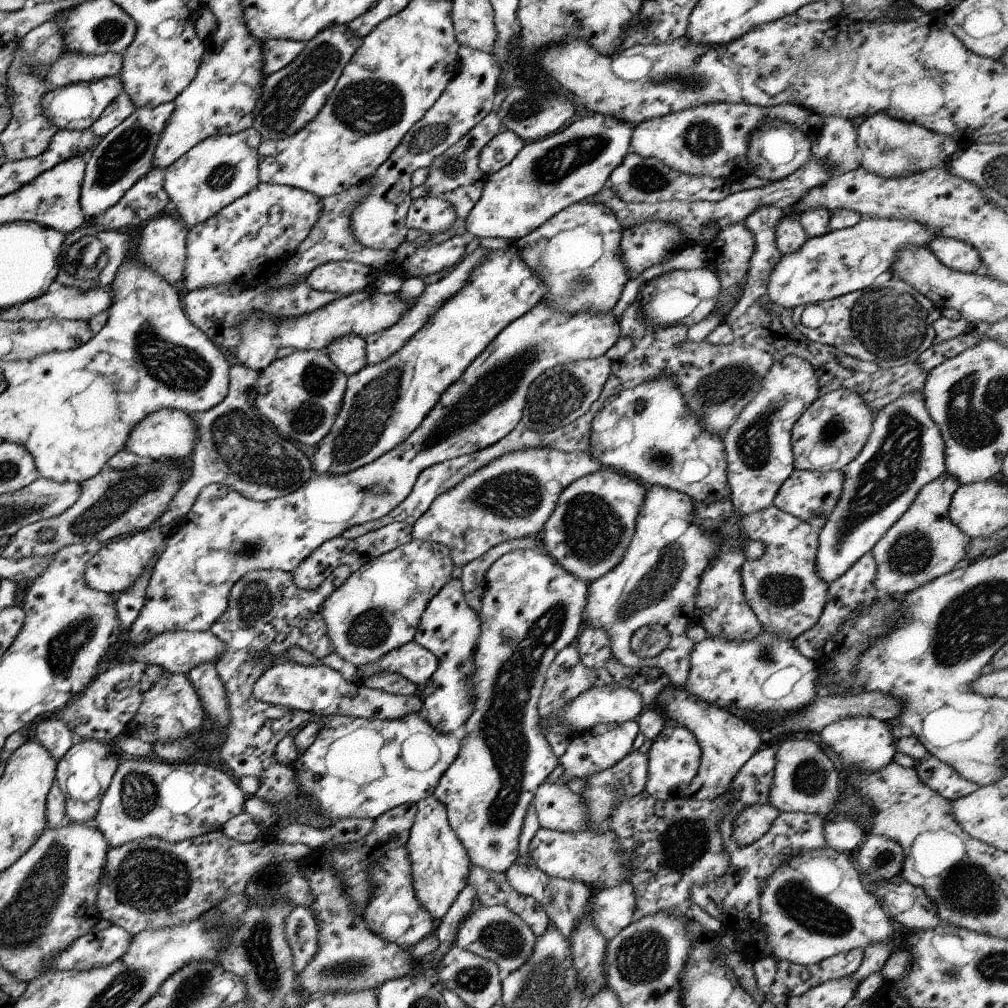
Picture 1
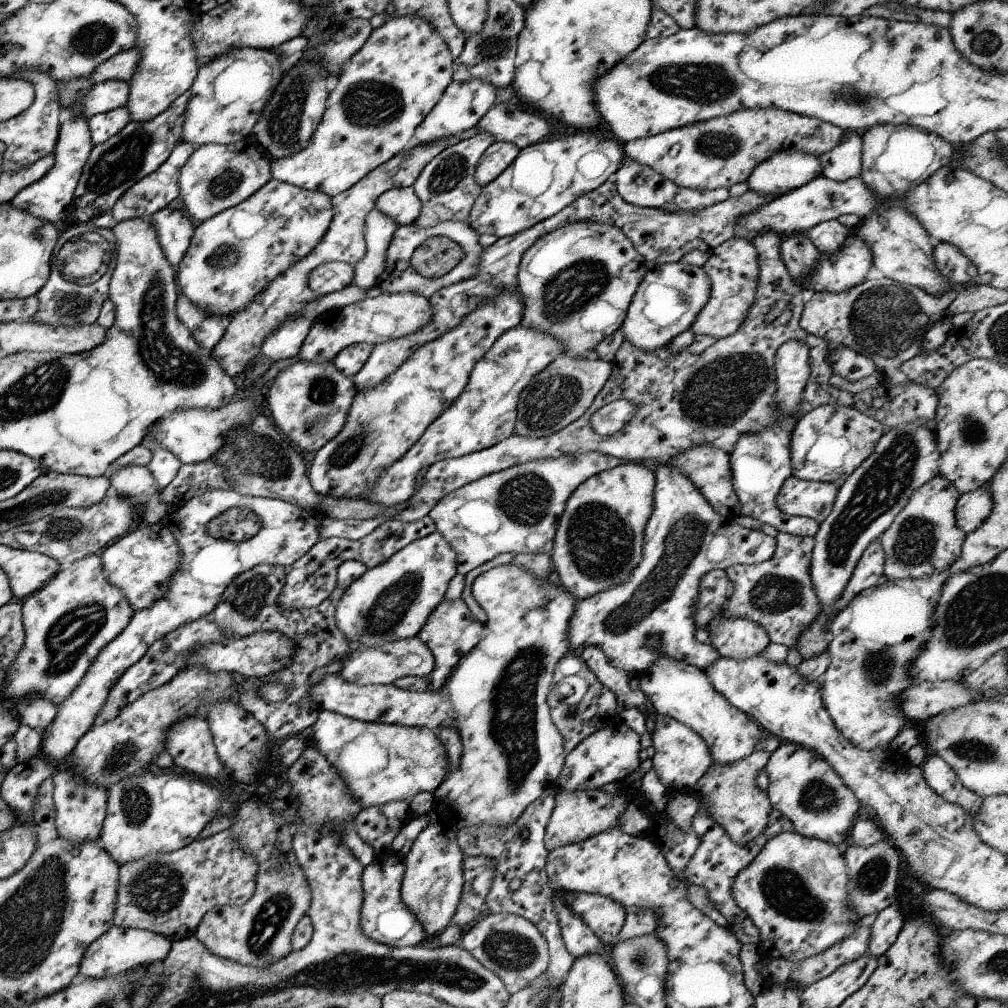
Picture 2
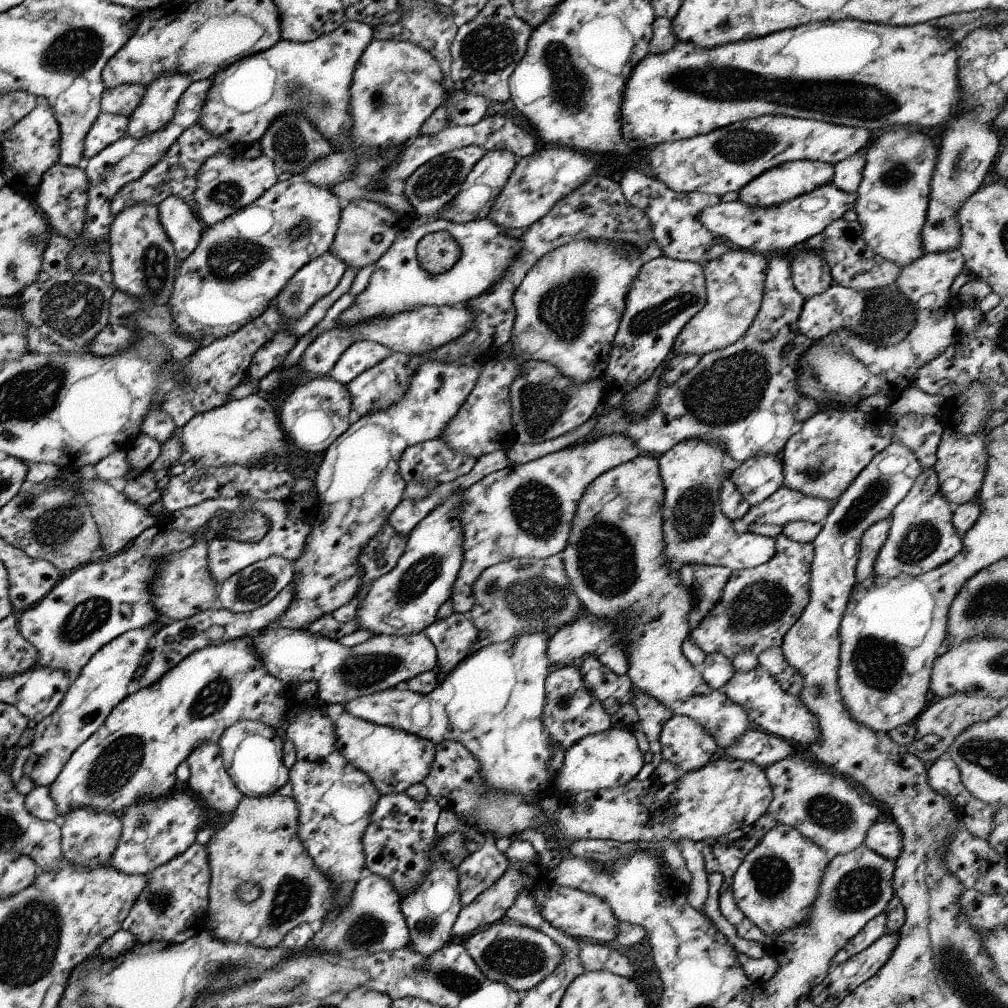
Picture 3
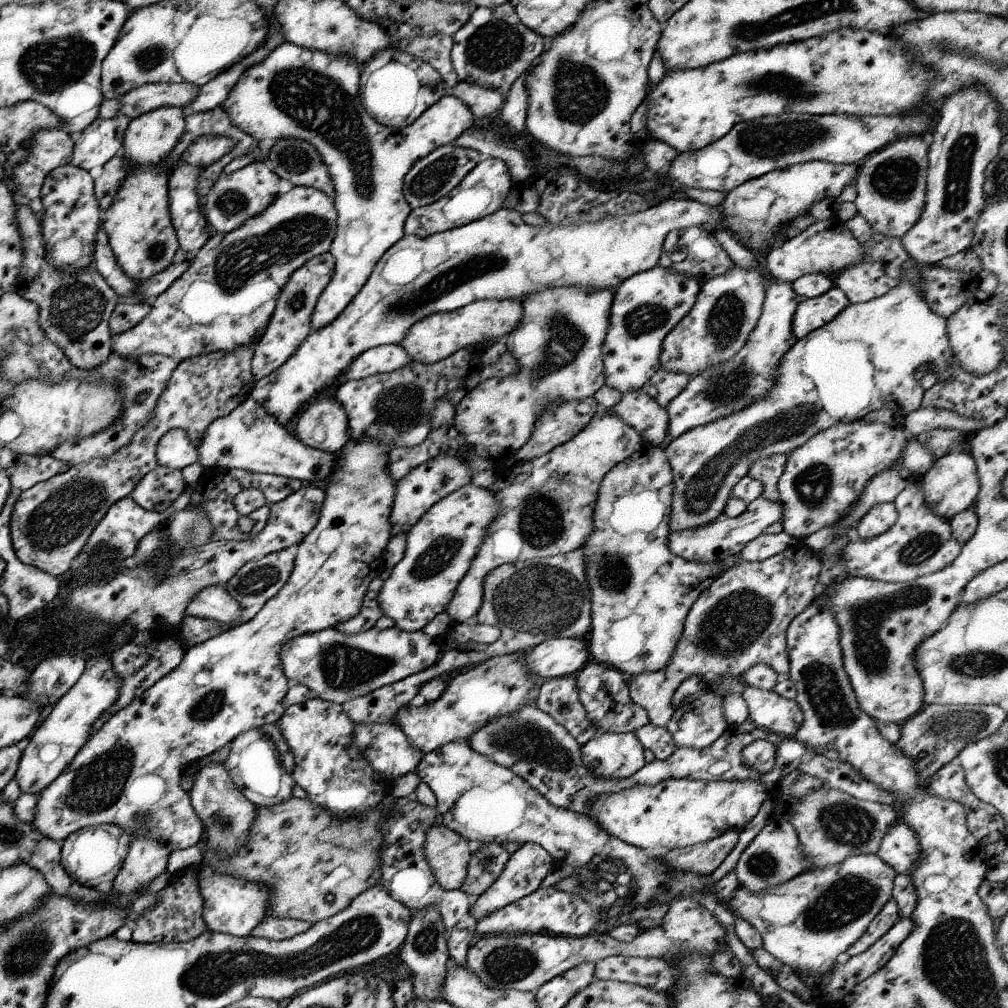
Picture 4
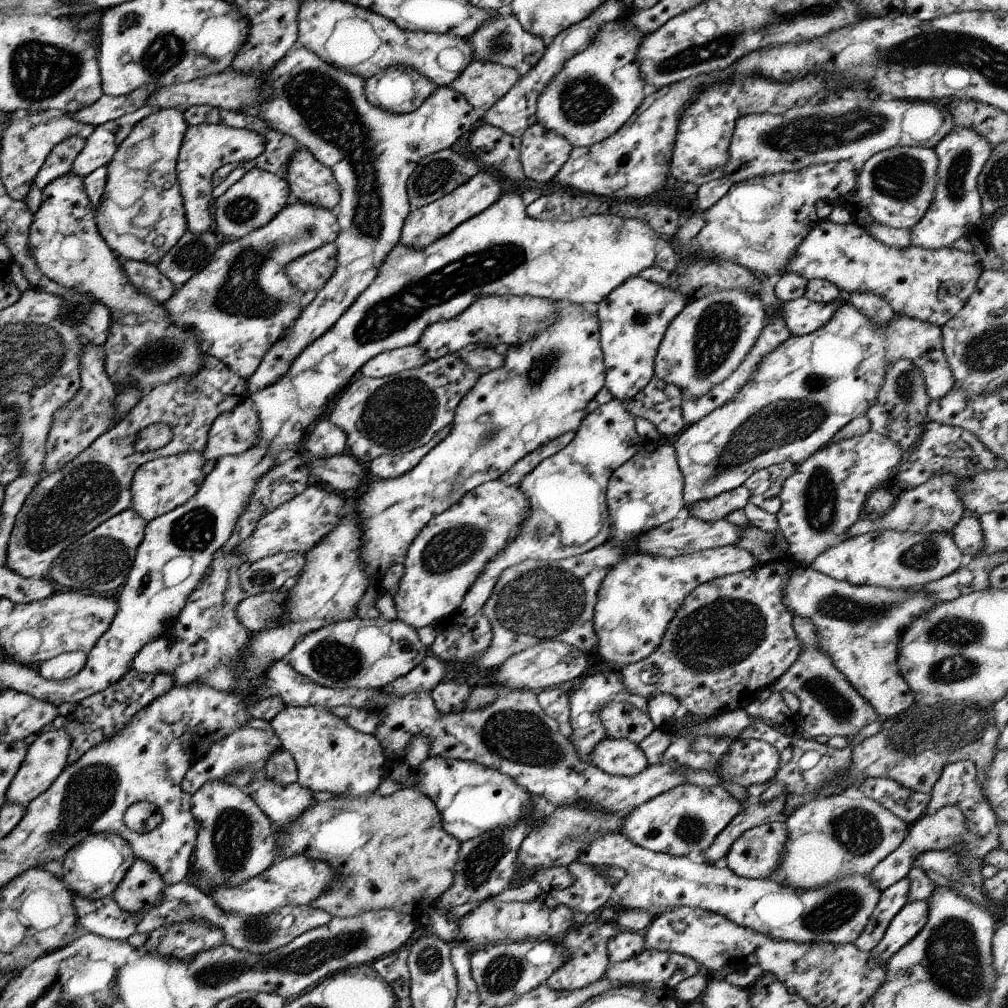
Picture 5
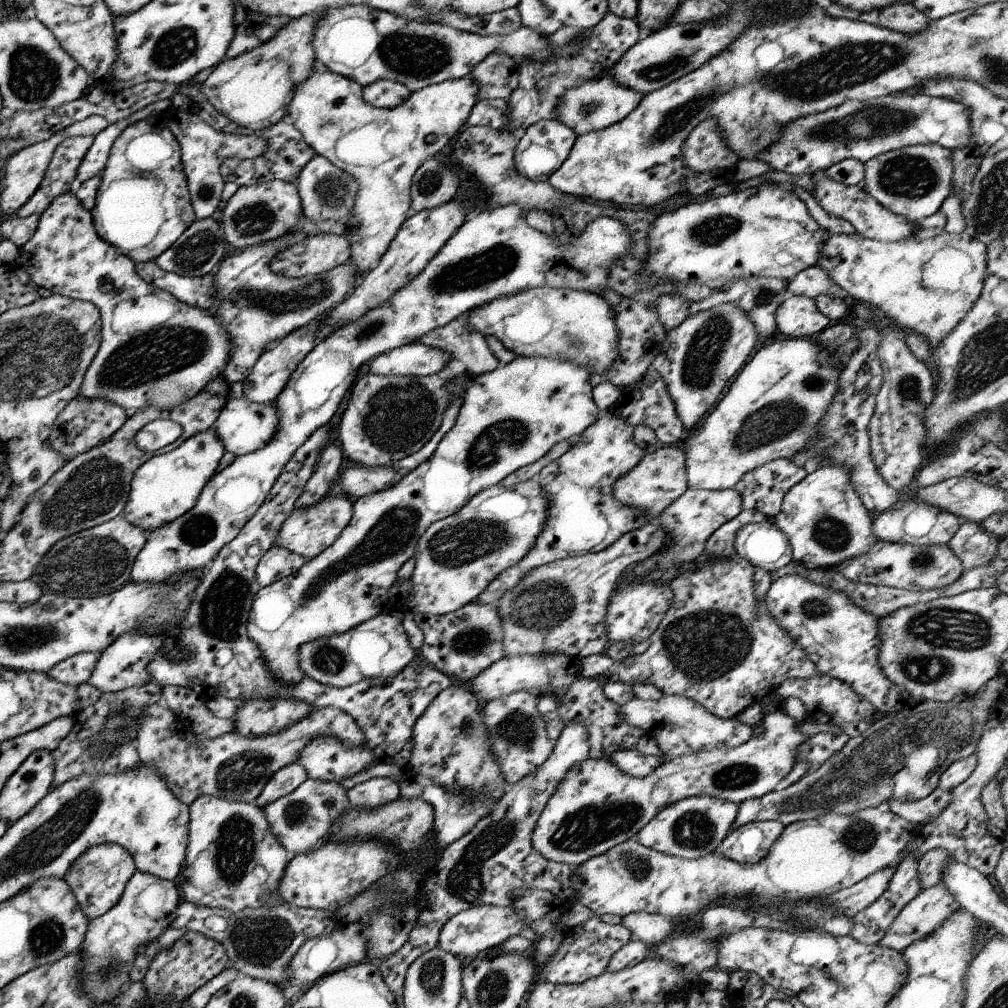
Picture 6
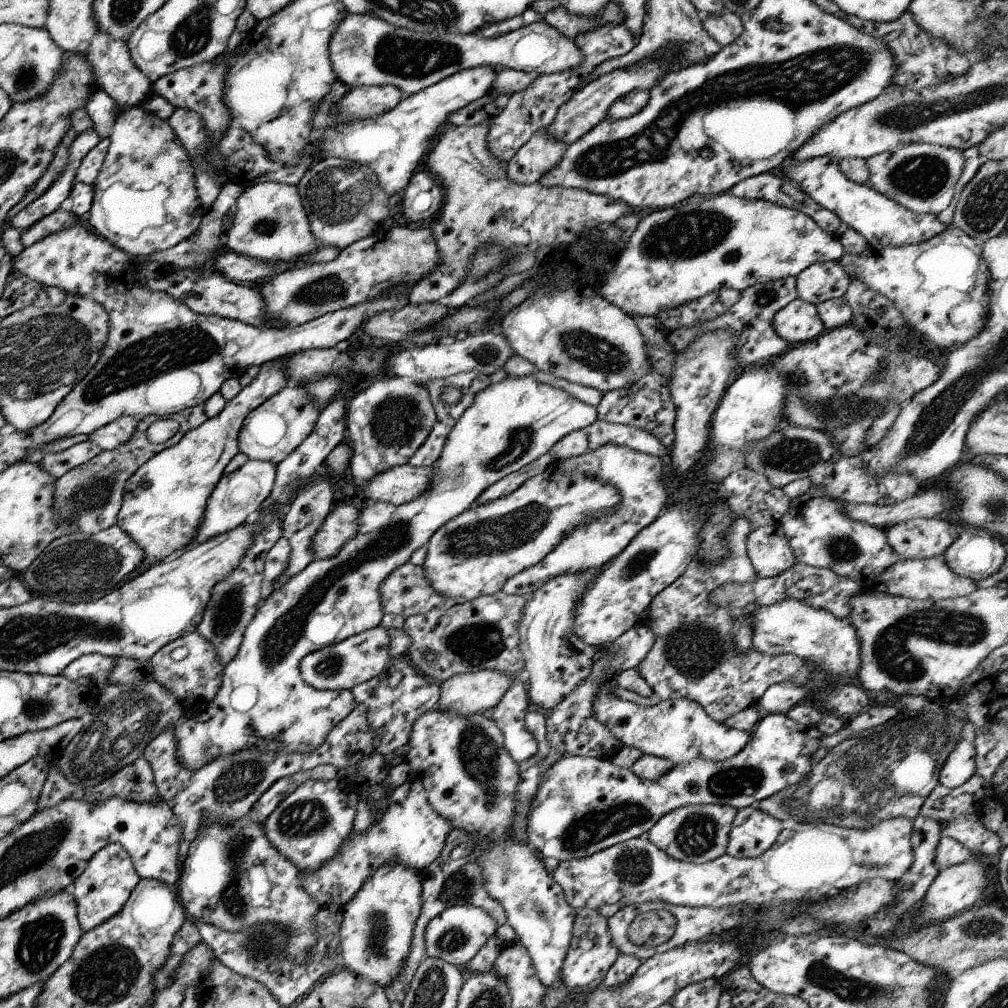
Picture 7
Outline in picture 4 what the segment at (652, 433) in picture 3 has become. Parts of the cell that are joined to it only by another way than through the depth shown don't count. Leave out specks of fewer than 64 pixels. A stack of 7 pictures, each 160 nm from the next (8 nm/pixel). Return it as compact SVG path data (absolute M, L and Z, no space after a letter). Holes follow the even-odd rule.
M768 280L765 290L761 316L735 356L691 377L683 390L669 402L666 408L668 440L677 438L686 430L742 409L770 389L779 359L796 341L791 332L791 319L797 303L805 298L796 295L789 283ZM778 454L772 458L759 459L753 462L751 466L748 466L747 475L761 483L761 497L765 497L769 501L778 502L779 494L776 484L783 472L786 457L784 454Z

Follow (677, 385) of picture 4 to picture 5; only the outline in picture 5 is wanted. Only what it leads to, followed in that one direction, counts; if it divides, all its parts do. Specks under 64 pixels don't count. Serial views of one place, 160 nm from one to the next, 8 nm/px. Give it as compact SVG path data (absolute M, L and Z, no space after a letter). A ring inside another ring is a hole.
M653 376L639 393L620 402L632 418L639 415L649 421L661 441L672 441L685 428L679 410L683 400L677 386Z

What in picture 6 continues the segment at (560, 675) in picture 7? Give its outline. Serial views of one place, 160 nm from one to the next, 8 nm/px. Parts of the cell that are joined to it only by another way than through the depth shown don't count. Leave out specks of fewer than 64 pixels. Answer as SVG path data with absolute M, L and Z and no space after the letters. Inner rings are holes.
M649 522L597 553L575 555L531 569L495 603L502 624L504 656L555 653L580 660L603 654L609 643L603 624L608 598L628 568L660 551L665 541L656 522Z

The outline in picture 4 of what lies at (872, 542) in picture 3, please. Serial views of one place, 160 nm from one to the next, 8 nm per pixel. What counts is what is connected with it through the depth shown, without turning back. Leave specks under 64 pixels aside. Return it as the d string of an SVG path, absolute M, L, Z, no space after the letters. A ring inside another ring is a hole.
M892 502L876 504L863 513L852 534L860 539L873 538L885 532L897 517L897 511Z

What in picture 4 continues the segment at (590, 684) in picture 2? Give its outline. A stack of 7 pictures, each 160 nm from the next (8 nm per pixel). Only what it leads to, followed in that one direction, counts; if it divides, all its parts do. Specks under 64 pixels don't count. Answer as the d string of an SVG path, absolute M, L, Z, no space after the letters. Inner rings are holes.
M575 674L549 678L539 688L534 703L537 710L551 716L581 747L595 737L597 728L585 718L585 710L577 698L575 679Z

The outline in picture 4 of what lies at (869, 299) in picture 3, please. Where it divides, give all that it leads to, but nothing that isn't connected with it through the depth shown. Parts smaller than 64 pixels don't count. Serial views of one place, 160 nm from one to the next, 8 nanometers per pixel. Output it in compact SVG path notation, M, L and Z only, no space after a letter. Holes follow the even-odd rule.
M831 287L821 296L804 299L797 303L792 319L791 332L796 339L802 339L812 330L821 328L831 319L836 317L850 302L845 293L837 288Z

